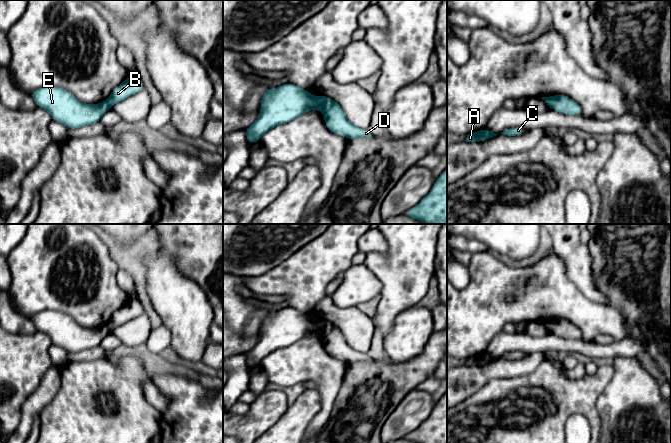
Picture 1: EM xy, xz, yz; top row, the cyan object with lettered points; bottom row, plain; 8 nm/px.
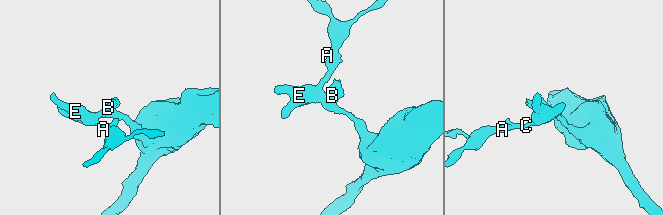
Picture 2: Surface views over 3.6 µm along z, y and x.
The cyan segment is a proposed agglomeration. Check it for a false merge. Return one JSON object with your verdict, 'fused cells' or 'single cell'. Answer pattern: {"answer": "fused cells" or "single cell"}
{"answer": "fused cells"}

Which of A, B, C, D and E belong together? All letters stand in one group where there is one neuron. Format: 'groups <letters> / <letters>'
groups A C E / B D

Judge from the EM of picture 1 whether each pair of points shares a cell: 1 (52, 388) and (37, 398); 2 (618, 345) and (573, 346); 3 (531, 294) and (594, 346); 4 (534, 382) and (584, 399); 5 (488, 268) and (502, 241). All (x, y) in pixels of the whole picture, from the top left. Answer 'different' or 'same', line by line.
1: same
2: same
3: different
4: same
5: different

